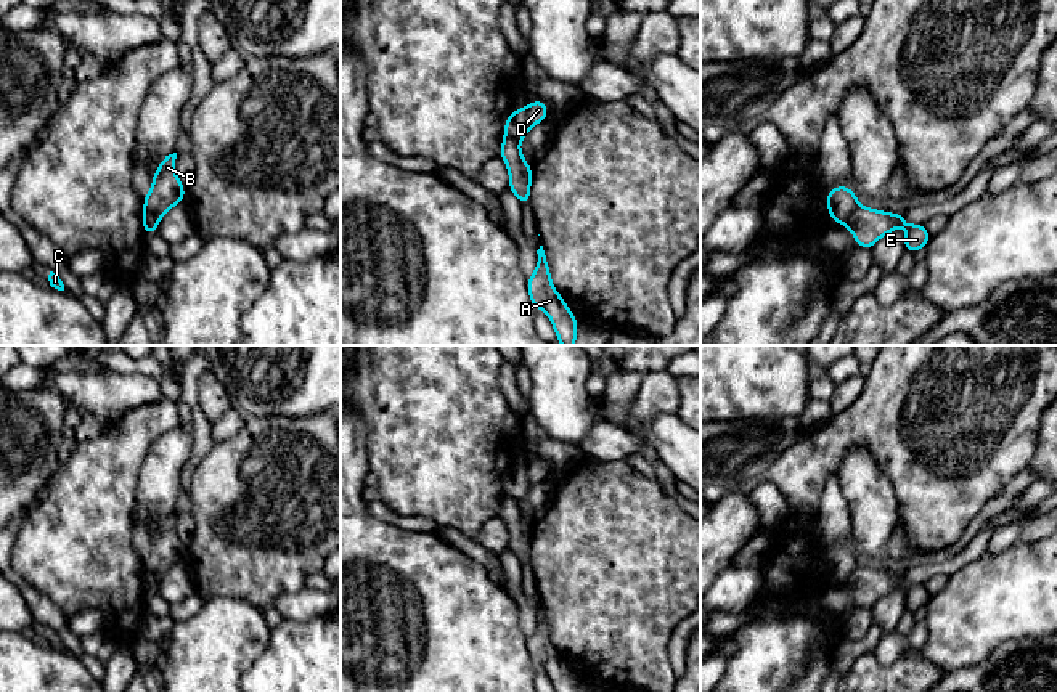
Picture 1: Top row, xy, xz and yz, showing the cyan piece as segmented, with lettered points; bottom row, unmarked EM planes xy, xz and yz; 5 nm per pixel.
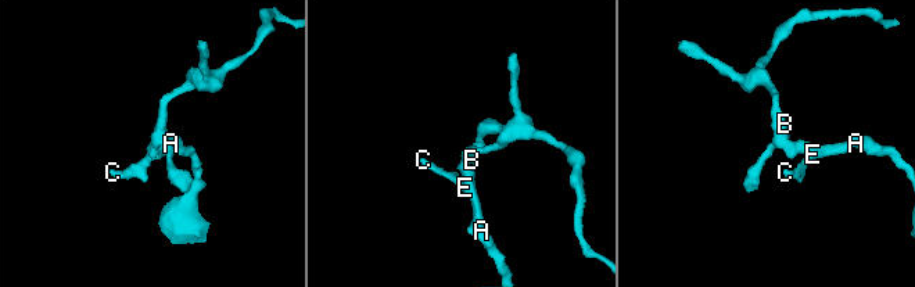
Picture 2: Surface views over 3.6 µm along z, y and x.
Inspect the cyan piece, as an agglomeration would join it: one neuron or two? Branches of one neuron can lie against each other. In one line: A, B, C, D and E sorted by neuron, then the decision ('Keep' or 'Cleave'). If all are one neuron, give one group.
Groups: A C E / B D. Cleave

